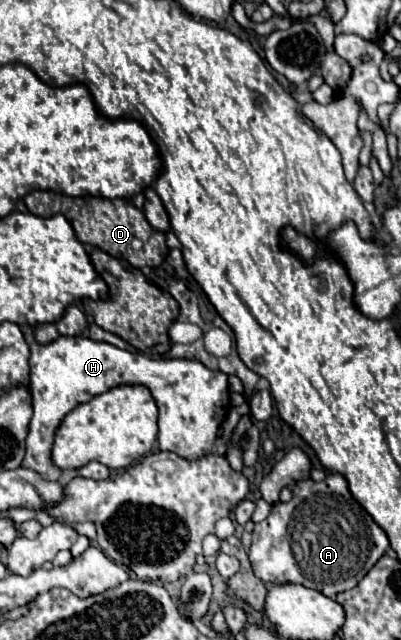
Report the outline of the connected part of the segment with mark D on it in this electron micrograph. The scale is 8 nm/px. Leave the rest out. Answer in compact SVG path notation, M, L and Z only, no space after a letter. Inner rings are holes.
M34 190L24 198L24 204L32 214L38 214L38 216L64 214L66 220L72 224L80 242L100 248L114 258L124 258L134 268L160 266L166 258L166 254L164 254L166 234L158 232L154 228L150 232L150 224L144 218L142 210L138 210L130 200L124 200L124 198L108 200L108 198L94 198L94 196L72 198L72 196L64 196L64 194L50 192L50 190L46 190L46 192ZM114 206L128 206L128 208L114 208Z

